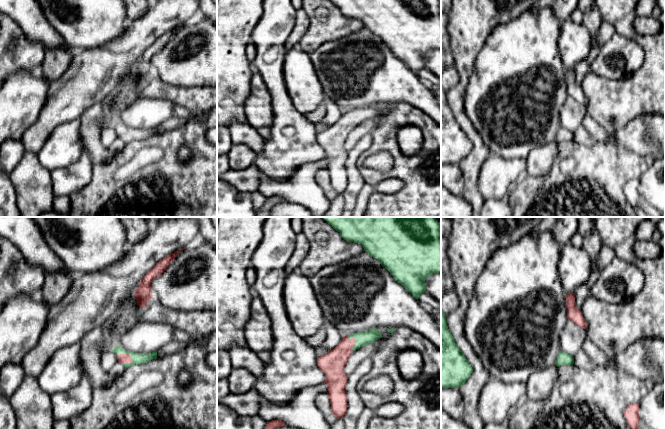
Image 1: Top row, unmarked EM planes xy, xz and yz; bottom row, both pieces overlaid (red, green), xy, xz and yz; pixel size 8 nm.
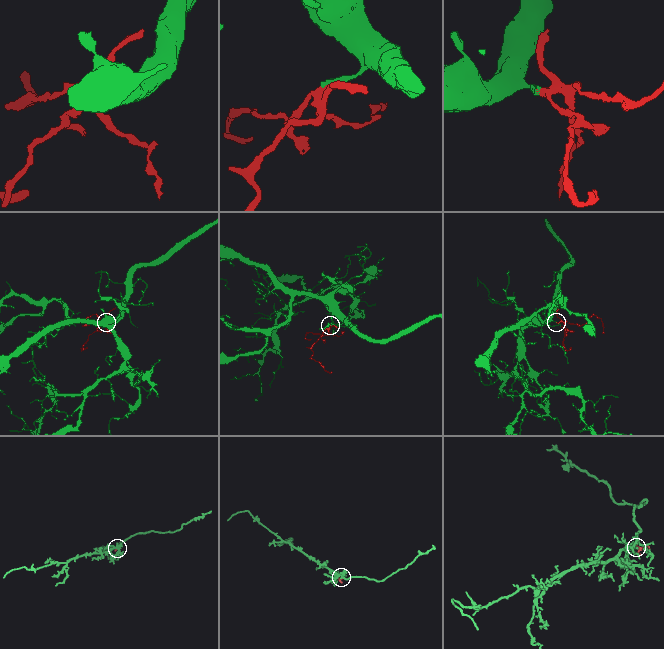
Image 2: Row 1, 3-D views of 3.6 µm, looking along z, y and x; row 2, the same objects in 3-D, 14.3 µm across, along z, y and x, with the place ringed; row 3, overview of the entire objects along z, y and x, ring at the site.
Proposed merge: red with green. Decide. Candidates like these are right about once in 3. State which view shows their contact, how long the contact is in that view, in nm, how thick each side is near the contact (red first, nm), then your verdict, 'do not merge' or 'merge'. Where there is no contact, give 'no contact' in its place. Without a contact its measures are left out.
xy | 150 nm | 80/100 nm | merge

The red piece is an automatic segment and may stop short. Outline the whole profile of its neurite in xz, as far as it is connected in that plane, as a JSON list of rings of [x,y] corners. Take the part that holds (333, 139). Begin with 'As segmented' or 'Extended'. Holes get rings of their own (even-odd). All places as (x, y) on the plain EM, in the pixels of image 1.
Extended. [[[377,104],[365,108],[352,109],[344,112],[340,119],[325,131],[317,133],[317,141],[326,152],[324,159],[328,161],[328,173],[330,175],[332,189],[337,195],[342,194],[347,188],[347,172],[345,168],[348,151],[344,144],[353,127],[374,119],[382,113]]]

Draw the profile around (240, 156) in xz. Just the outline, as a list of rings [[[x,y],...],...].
[[[233,144],[227,154],[230,169],[238,171],[250,167],[254,164],[256,155],[251,148],[244,144]]]

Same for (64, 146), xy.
[[[80,118],[57,126],[47,138],[37,157],[49,171],[66,168],[76,162],[84,149]]]

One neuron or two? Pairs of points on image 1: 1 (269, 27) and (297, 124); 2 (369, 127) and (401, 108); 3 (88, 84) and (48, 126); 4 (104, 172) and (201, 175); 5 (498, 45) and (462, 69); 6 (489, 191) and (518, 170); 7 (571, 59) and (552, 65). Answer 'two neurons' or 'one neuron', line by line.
1: one neuron
2: two neurons
3: one neuron
4: one neuron
5: two neurons
6: one neuron
7: two neurons

